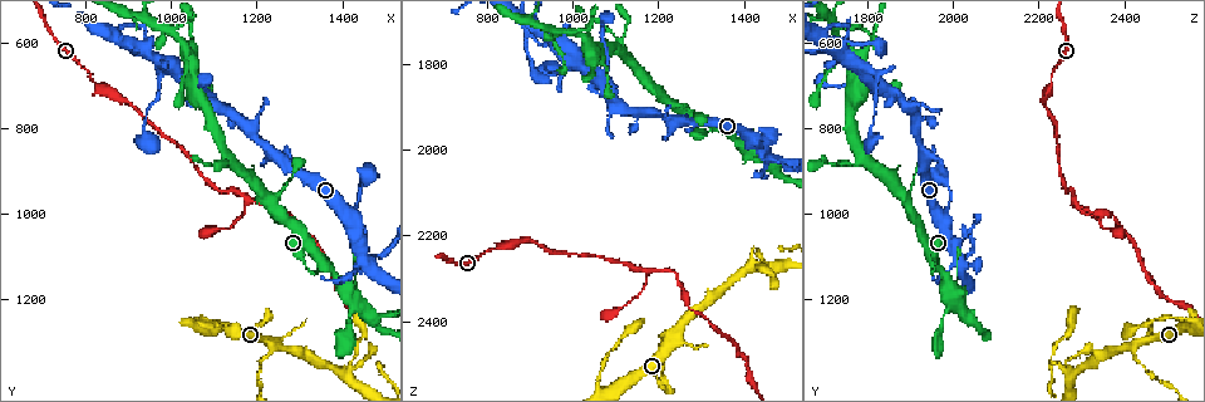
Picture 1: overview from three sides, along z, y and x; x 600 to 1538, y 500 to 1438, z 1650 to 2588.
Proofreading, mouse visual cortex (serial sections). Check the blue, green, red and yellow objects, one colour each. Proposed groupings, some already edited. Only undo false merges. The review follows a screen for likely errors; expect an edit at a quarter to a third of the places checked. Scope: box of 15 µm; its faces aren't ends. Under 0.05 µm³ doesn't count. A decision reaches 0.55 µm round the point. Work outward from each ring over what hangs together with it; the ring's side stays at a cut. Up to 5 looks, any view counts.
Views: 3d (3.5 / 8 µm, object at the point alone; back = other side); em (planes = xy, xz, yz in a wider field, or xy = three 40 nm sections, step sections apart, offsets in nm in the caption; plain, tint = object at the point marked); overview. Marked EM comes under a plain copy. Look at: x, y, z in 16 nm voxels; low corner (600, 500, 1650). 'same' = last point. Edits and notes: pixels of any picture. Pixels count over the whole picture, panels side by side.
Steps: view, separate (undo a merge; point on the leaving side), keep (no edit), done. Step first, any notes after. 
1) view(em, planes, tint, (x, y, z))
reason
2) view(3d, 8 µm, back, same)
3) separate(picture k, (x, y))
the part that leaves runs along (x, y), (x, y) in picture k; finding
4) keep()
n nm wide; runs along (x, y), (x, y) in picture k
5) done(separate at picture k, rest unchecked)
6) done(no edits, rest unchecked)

view(em, xy, step 1, tint, (1355, 1125, 1955))
abrupt turn

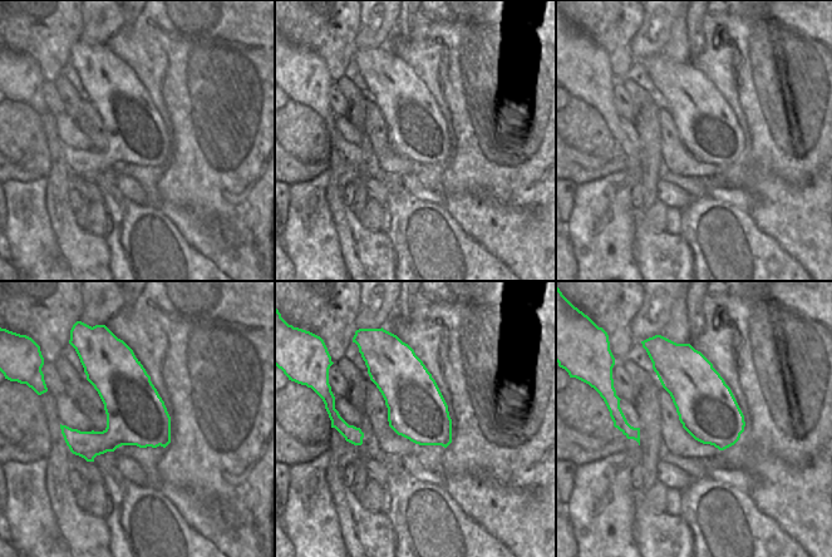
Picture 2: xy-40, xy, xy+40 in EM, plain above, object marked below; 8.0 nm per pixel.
view(3d, 3.5 µm, same)
see where the arms go

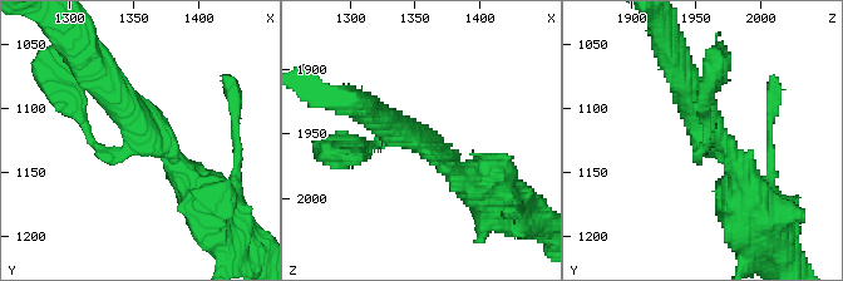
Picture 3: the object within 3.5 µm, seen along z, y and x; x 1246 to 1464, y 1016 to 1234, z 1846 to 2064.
keep()
3 arms; arms of 150, 250, 400 nm; runs along (706, 122), (698, 156), (678, 68) in picture 3; all the same cell

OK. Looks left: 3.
view(3d, 3.5 µm, (1180, 970, 2280))
two arms in line, one across

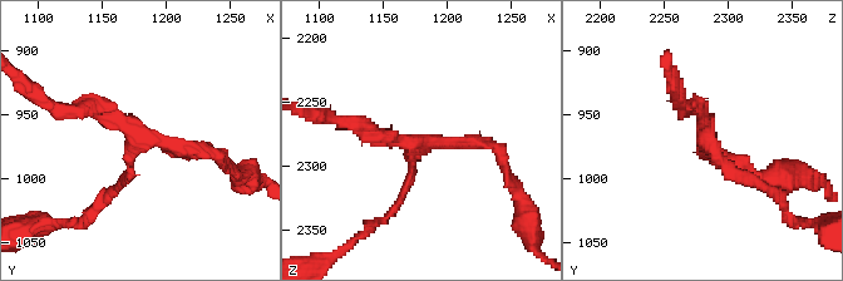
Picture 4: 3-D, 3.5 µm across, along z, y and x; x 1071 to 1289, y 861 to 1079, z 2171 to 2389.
view(em, planes, tint, (1178, 966, 2284))
3 arms; arms of 150, 150, 200 nm; now the EM

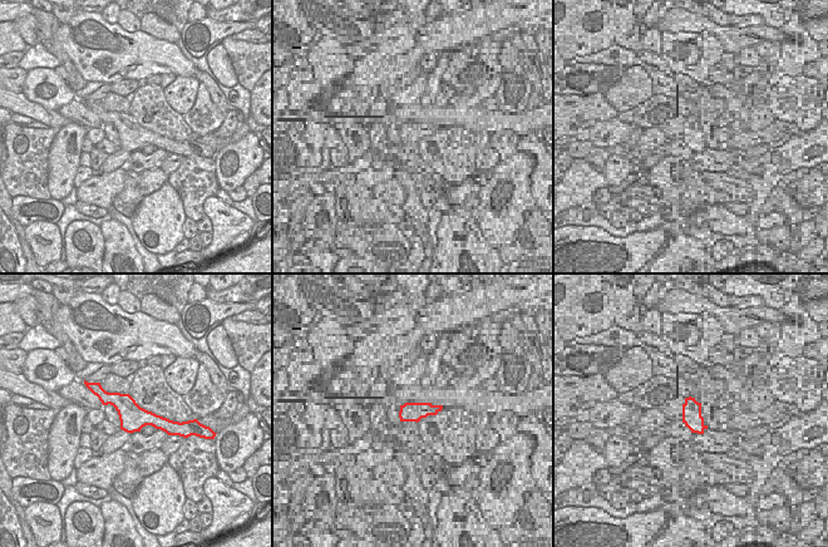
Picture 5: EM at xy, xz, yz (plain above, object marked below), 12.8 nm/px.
keep()
runs along (99, 393), (137, 418), (169, 427) in picture 5; one cell here

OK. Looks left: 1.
done(no edits, rest unchecked)

